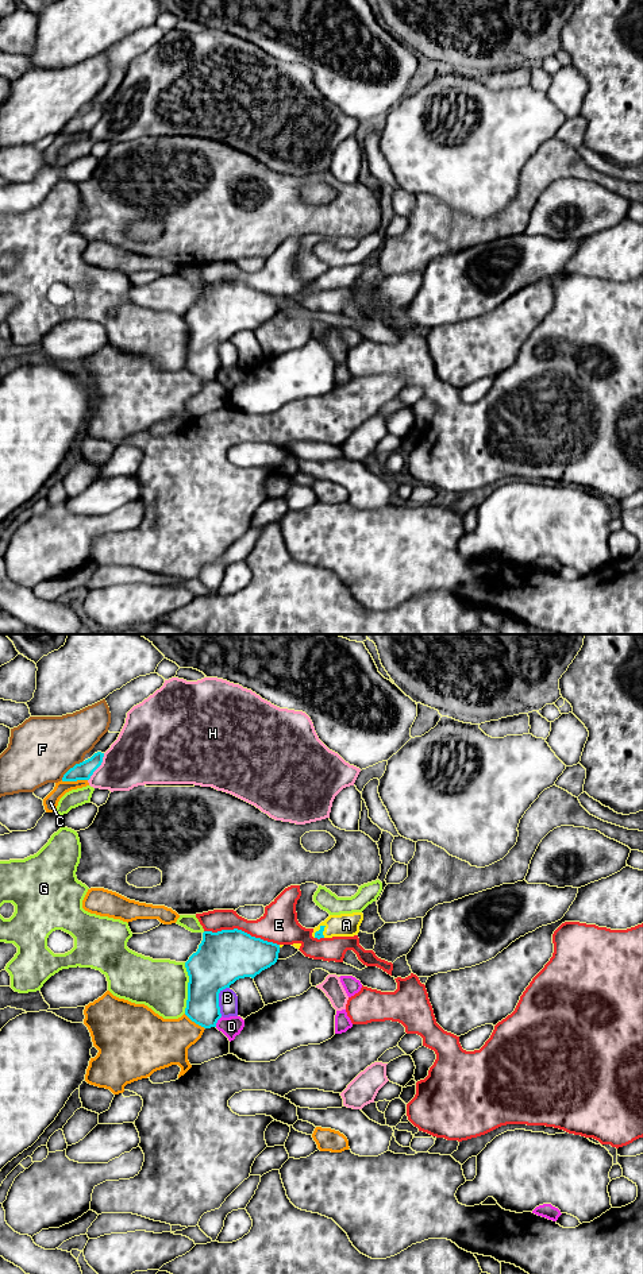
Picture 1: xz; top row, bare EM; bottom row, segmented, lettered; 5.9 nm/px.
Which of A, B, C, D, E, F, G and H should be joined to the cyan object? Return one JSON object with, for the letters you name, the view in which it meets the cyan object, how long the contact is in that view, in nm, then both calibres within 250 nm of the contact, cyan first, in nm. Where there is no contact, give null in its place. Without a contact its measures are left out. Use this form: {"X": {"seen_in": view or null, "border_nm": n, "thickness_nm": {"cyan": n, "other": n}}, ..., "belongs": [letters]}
{"A": {"seen_in": "xz", "border_nm": 100, "thickness_nm": {"cyan": 50, "other": 140}}, "belongs": ["A"]}

